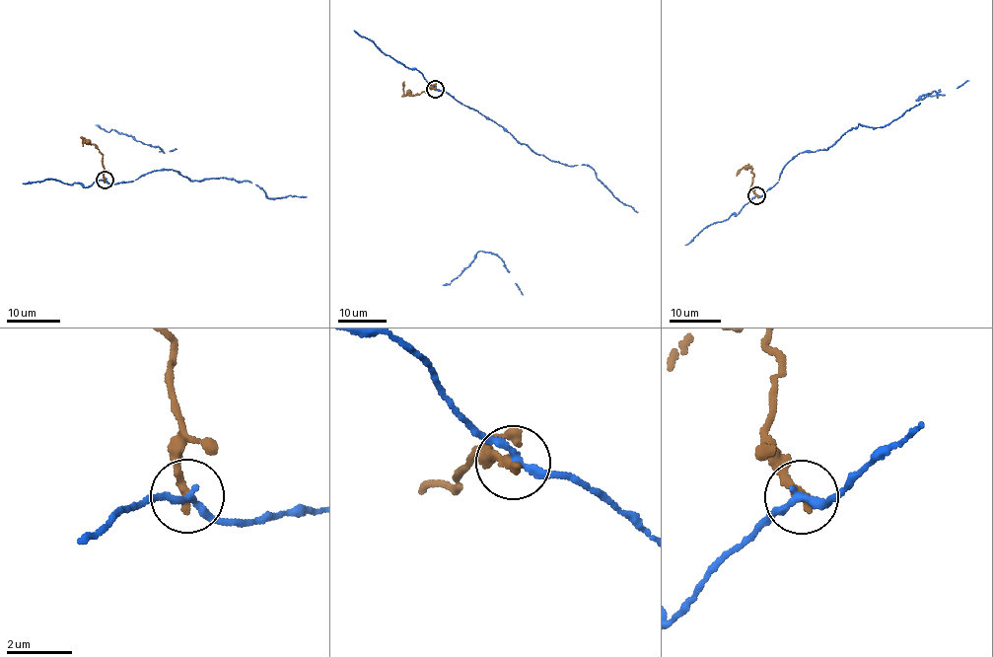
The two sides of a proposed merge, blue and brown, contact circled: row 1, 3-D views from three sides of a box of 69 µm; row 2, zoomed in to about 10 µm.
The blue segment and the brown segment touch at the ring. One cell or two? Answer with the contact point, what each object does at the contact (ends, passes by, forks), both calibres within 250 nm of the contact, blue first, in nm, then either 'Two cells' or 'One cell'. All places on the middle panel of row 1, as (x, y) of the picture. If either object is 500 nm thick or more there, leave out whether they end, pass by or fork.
Place: (435, 89). At the ring blue passes by. At the ring brown ends. Thickness 200 nm (blue) against 280 nm. Two cells

